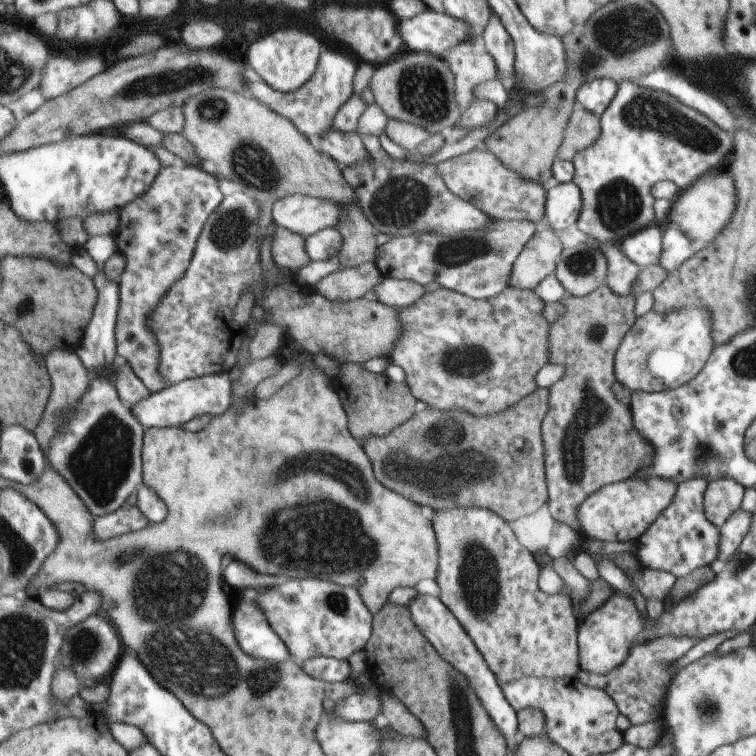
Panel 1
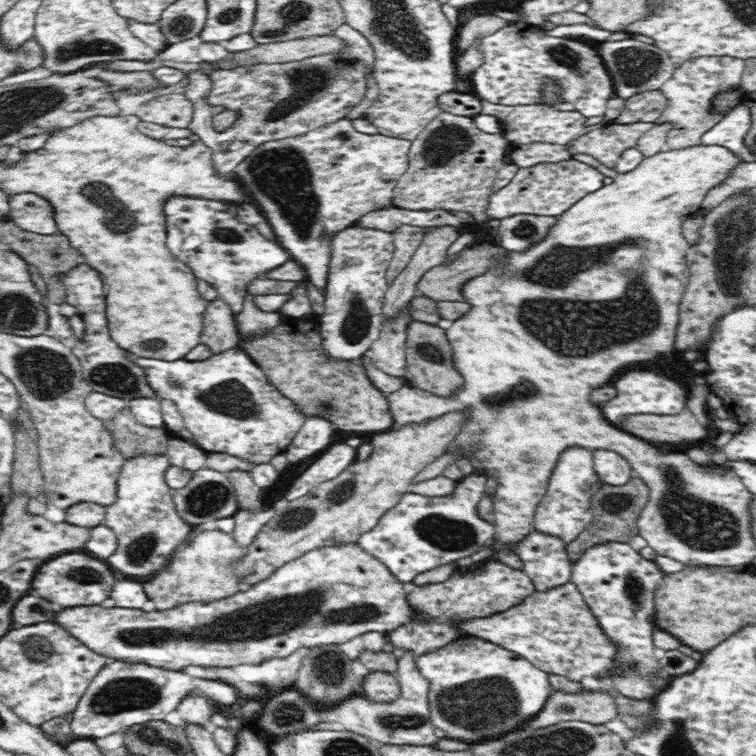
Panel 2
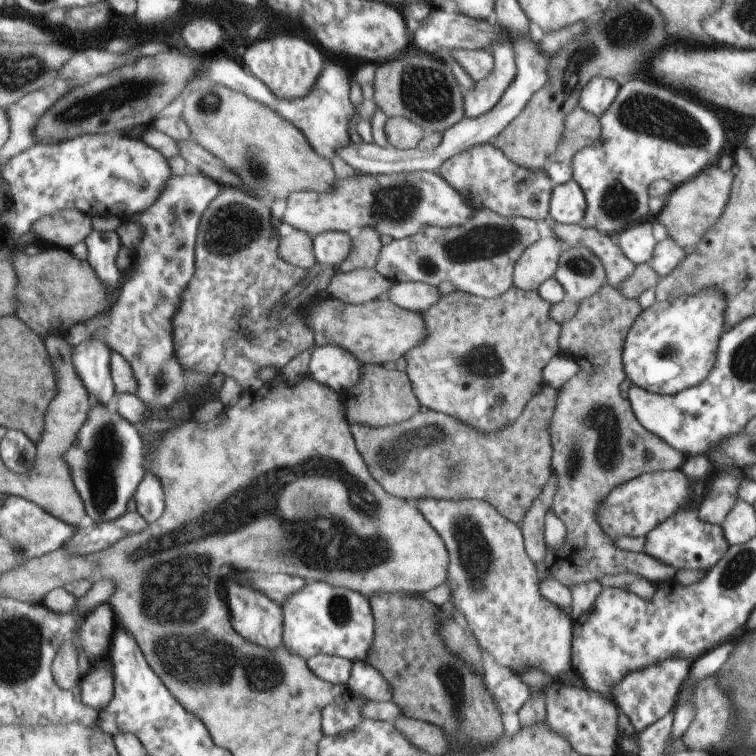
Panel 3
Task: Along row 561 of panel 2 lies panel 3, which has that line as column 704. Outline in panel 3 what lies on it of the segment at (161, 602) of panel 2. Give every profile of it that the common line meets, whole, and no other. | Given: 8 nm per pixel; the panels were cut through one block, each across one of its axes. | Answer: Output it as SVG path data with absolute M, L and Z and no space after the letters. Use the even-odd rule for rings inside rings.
M718 163L706 167L696 178L675 187L665 199L664 208L655 218L667 231L668 236L682 248L698 245L706 234L720 221L732 199L733 180L736 174L732 169L720 170Z

